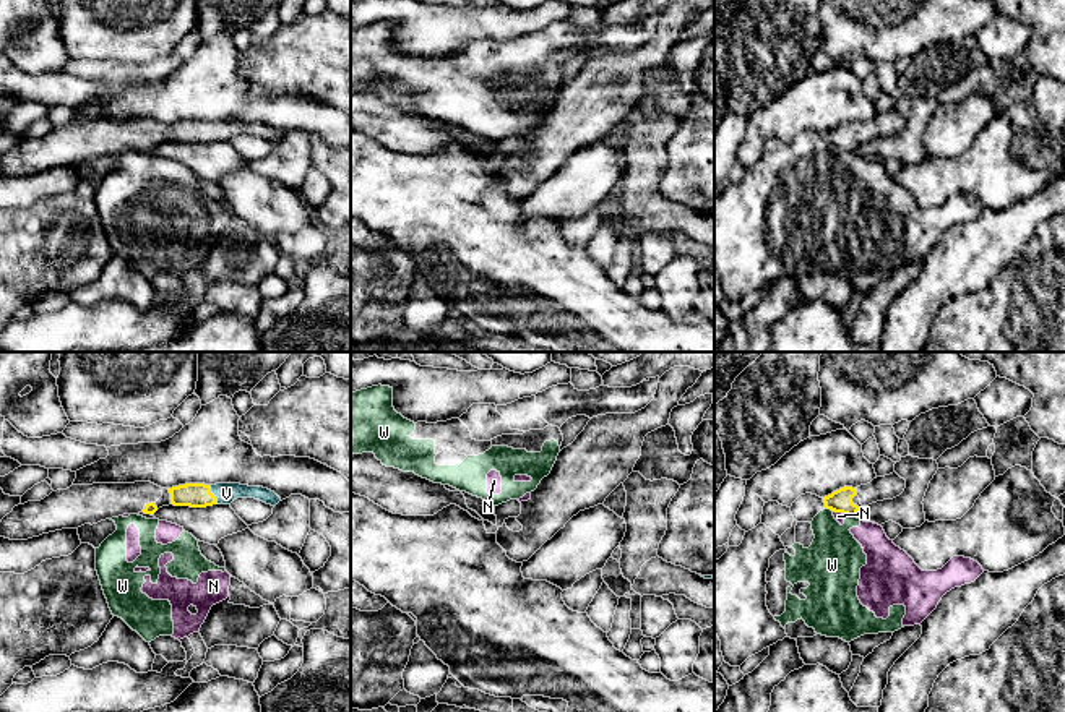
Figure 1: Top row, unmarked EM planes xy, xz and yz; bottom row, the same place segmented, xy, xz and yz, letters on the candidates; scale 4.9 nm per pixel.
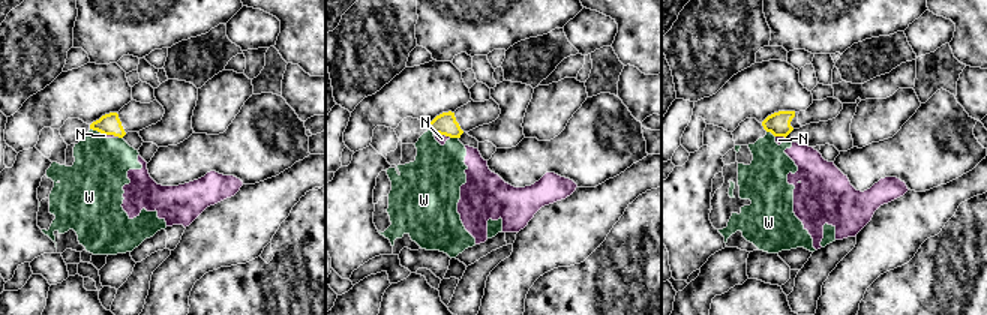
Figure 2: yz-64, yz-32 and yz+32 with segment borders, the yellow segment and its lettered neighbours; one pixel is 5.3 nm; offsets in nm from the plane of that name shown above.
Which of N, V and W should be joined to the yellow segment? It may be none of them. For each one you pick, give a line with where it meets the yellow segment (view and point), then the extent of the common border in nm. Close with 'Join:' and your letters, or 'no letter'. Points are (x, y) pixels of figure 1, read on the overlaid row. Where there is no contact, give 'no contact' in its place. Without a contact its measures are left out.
V: meets yellow in xy at (213, 495); contact 100 nm long
Join: V

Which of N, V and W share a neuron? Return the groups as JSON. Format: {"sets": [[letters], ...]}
{"sets": [["N", "W"], ["V"]]}

